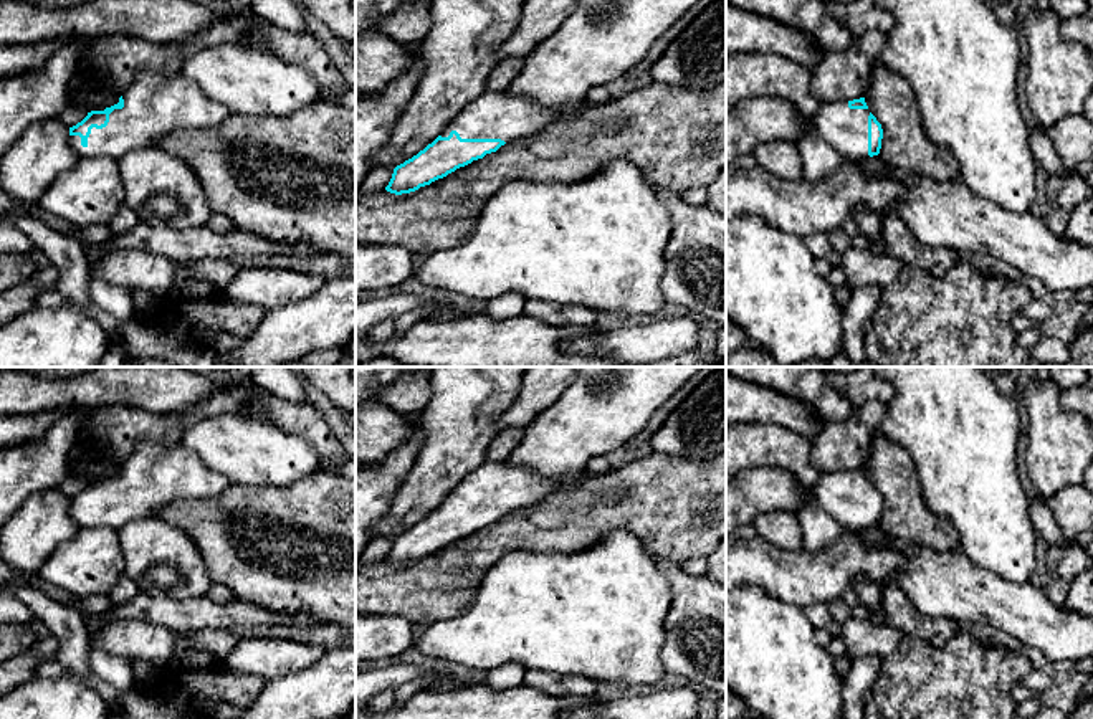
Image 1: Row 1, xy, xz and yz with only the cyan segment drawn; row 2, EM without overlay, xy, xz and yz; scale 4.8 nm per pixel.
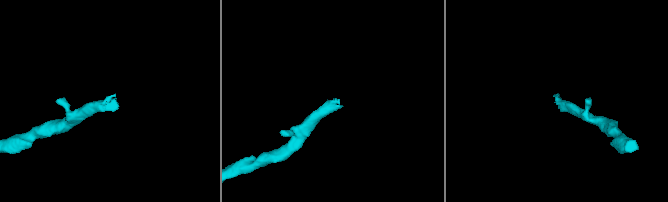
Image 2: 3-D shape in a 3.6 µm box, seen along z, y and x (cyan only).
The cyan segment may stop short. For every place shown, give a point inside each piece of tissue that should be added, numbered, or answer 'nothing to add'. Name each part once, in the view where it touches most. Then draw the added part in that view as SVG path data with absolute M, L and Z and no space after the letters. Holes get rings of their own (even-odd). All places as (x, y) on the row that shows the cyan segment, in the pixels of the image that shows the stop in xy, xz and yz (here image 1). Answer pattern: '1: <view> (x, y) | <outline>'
1: xy (154, 104) | M139 73L122 99L124 107L109 114L106 127L91 129L86 147L79 136L69 136L69 145L78 155L119 160L134 149L154 145L165 134L213 129L231 116L223 104L180 73Z

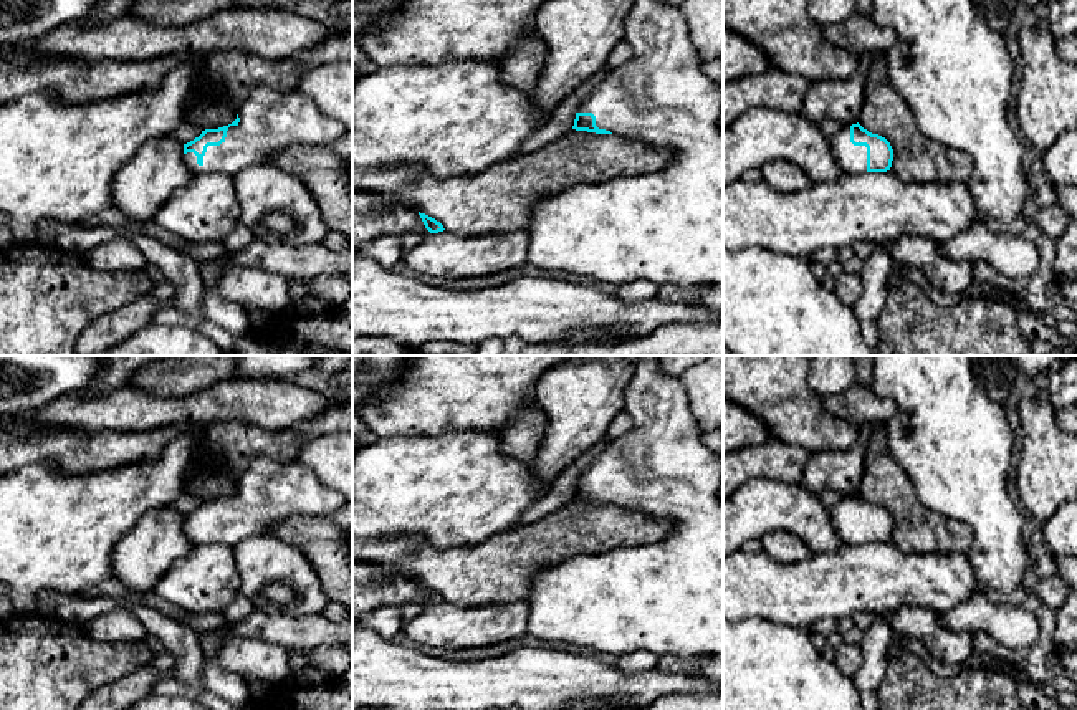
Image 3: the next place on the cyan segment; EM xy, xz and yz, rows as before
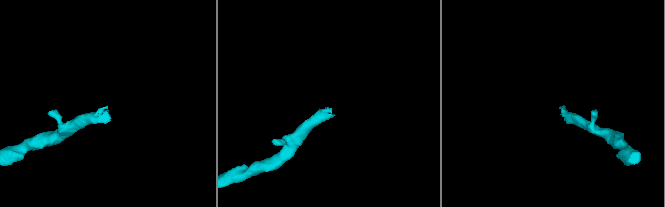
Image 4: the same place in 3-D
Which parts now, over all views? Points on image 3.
1: xy (270, 119) | M255 88L240 106L238 118L240 122L228 127L220 146L207 147L202 166L194 152L184 154L195 174L220 172L233 177L250 166L266 162L281 149L328 146L347 132L344 124L298 89Z

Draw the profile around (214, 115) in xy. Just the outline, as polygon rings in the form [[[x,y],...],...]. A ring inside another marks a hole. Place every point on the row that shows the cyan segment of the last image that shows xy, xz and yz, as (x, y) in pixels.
[[[187,101],[184,104],[184,121],[205,129],[218,129],[232,124],[237,119],[238,111],[227,108],[222,101],[199,103]]]

